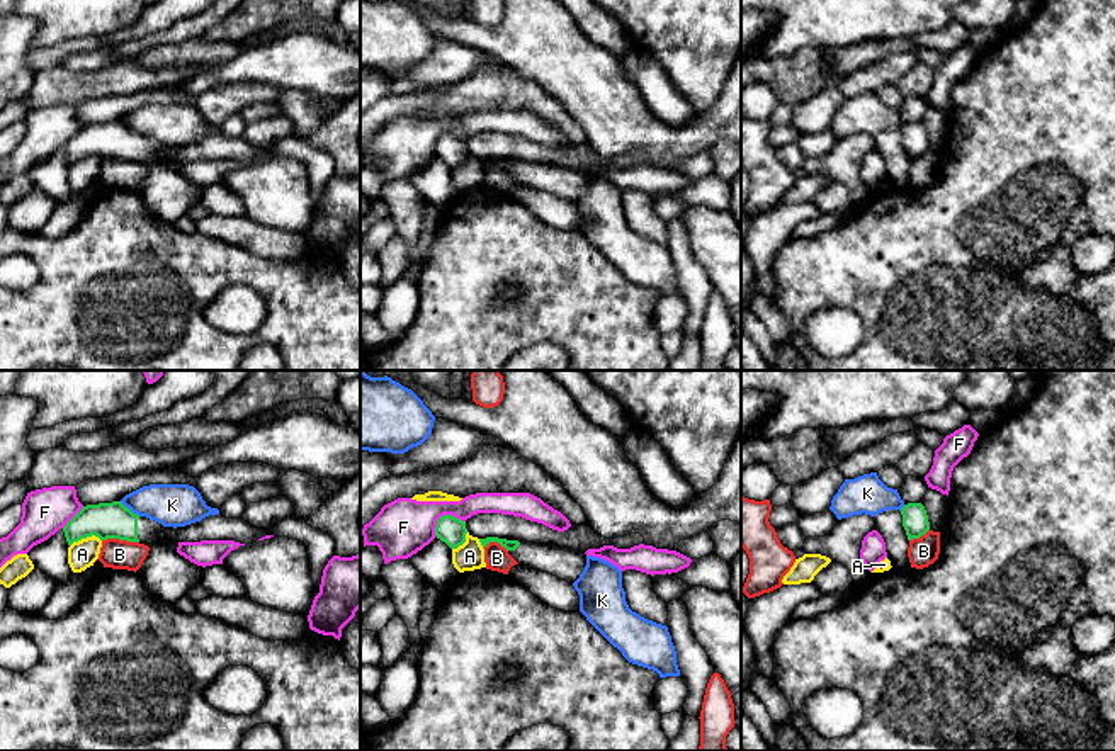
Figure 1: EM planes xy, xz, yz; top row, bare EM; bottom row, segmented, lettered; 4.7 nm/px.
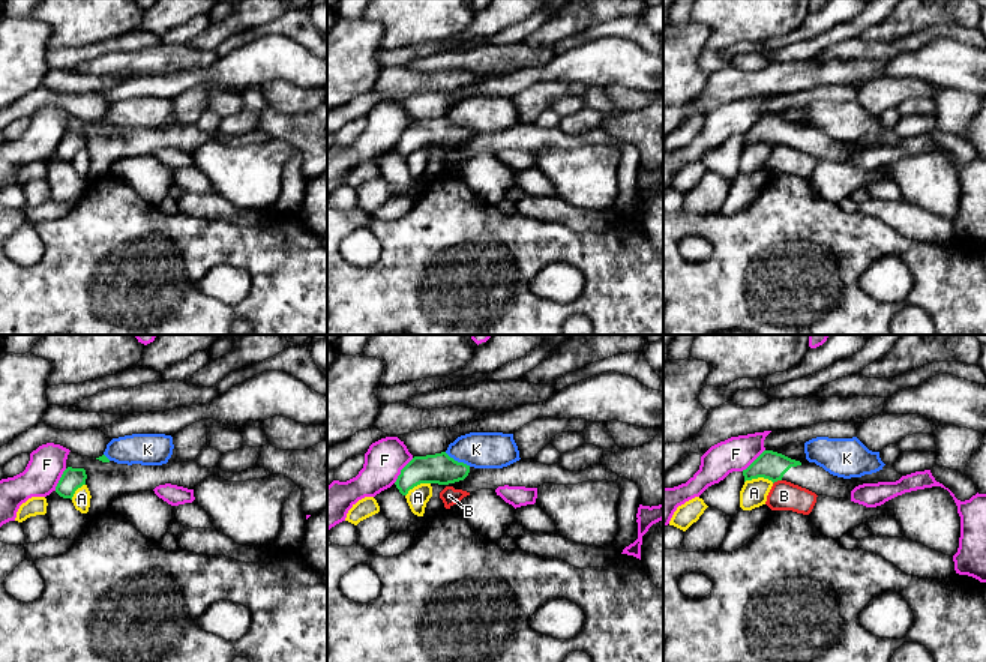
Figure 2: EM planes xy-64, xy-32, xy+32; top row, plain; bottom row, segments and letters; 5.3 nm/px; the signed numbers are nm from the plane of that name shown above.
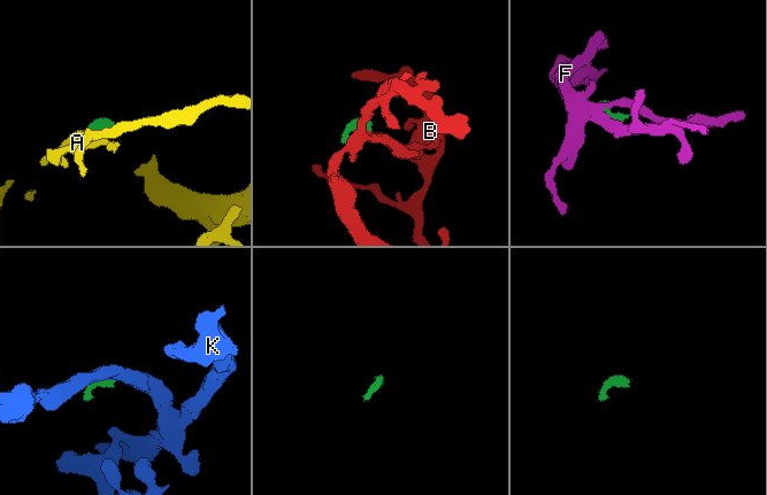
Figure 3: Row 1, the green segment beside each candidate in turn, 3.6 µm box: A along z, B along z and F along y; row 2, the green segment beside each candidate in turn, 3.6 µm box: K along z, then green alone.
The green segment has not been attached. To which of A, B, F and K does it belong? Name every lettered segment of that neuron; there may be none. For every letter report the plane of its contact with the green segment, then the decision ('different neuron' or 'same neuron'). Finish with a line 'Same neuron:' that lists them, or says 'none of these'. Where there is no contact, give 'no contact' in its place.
A: xy | different neuron
B: xy | different neuron
F: xz | different neuron
K: xy | different neuron
Same neuron: none of these

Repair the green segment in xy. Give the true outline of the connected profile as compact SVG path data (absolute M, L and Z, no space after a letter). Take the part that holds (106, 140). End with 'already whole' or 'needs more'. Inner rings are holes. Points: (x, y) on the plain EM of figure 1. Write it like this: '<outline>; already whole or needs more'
M121 121L83 126L63 146L63 151L68 165L95 155L100 160L119 158L139 161L148 167L167 165L175 170L178 167L178 161L165 156L165 146L161 143L133 133Z; needs more

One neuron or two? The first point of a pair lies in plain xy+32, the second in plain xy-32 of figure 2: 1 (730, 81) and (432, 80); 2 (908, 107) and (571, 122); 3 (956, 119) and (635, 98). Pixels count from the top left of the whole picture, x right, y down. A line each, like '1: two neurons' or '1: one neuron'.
1: one neuron
2: two neurons
3: two neurons

